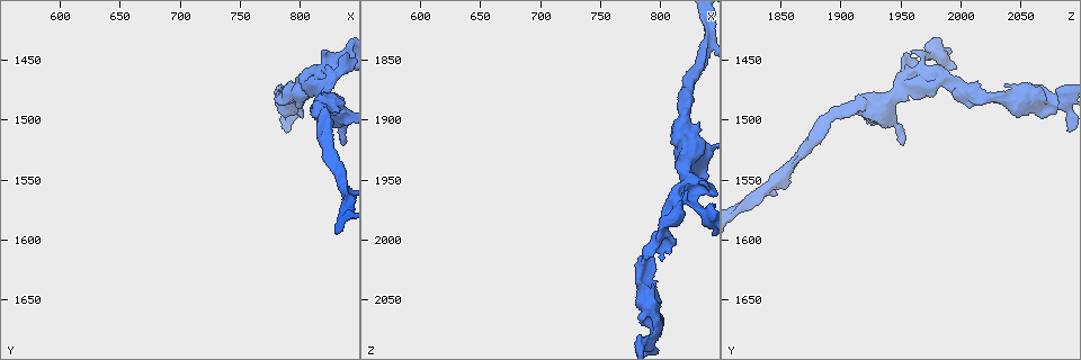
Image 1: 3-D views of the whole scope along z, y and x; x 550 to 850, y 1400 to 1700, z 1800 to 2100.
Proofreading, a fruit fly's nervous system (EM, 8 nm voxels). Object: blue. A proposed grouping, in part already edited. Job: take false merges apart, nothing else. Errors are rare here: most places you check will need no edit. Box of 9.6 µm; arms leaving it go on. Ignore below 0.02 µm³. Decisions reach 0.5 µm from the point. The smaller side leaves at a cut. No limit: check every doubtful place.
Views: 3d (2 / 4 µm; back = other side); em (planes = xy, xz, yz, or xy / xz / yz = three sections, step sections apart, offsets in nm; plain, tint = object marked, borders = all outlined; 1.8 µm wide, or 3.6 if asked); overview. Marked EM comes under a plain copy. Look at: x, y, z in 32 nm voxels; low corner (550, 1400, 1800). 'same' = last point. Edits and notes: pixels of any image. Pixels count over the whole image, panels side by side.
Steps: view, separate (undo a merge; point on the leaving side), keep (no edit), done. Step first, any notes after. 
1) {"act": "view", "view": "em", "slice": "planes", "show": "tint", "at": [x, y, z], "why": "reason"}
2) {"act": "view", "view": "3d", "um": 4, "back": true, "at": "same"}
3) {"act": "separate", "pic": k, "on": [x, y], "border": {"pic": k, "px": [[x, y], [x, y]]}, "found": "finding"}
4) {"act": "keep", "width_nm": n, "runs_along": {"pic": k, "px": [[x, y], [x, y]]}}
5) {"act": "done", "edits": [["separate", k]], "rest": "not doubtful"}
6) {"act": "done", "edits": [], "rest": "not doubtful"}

{"act": "view", "view": "em", "slice": "planes", "show": "tint", "at": [818, 1476, 1948], "why": "branch point"}

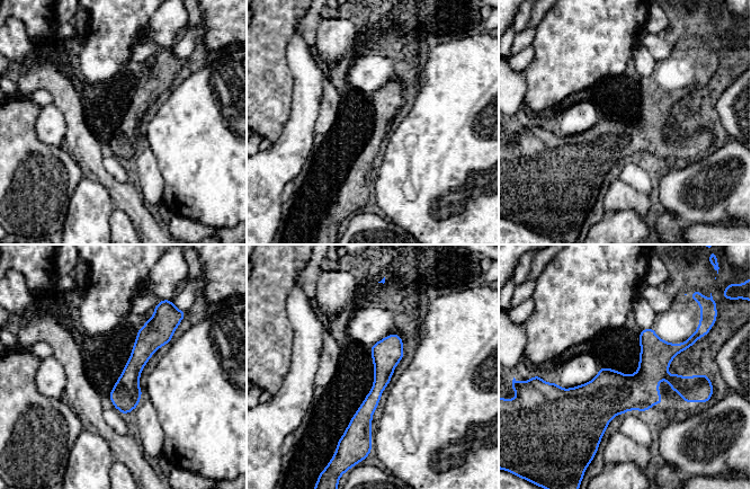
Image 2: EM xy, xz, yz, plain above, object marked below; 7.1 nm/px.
{"act": "keep", "runs_along": {"pic": 2, "px": [[687, 345], [628, 392], [562, 394]]}, "found": "one neuron here"}

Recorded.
{"act": "view", "view": "3d", "um": 4, "at": [836, 1498, 1932], "why": "sudden change in width"}

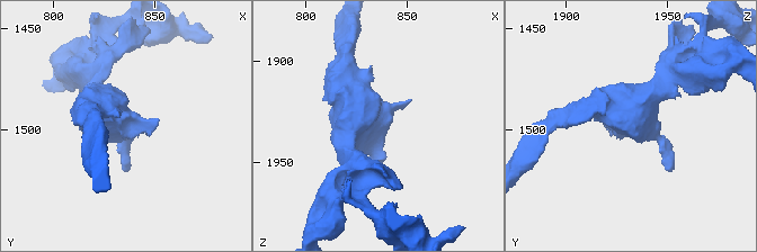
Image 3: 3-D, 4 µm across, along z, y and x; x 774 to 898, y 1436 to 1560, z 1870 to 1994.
{"act": "view", "view": "em", "um": 3.6, "slice": "xz", "step": 8, "show": "tint", "at": [834, 1497, 1929]}

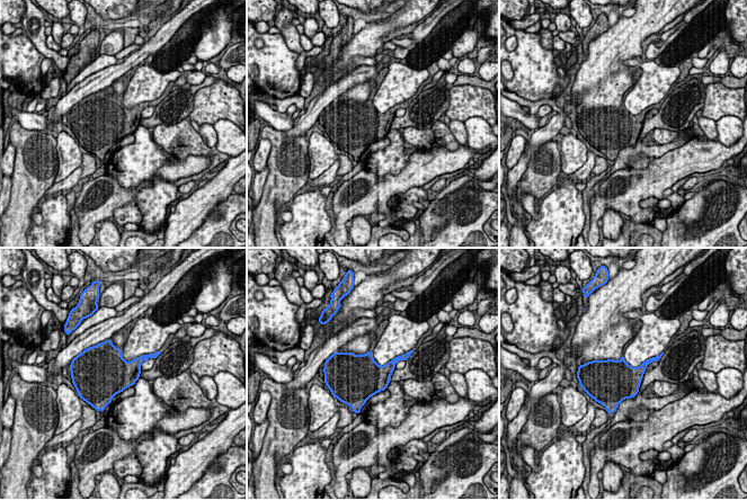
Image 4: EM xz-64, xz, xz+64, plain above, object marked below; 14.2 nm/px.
{"act": "view", "view": "em", "um": 3.6, "slice": "planes", "show": "tint", "at": "same"}

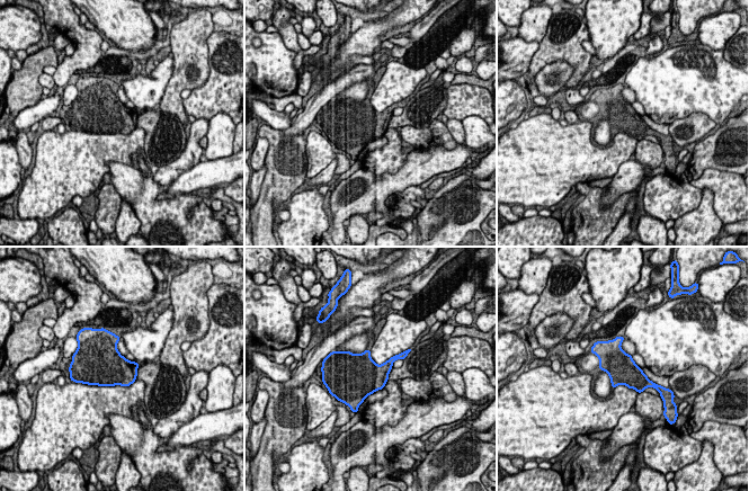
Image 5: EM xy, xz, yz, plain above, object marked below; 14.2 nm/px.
{"act": "keep", "found": "all the same neuron"}

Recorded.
{"act": "view", "view": "3d", "um": 4, "at": [836, 1446, 1978], "why": "narrows sharply"}

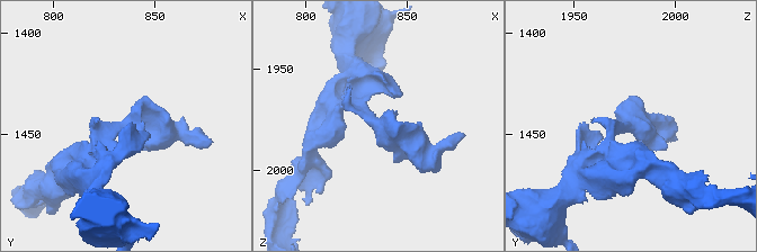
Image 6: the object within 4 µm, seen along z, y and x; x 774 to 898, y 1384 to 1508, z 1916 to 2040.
{"act": "view", "view": "em", "slice": "planes", "show": "tint", "at": [835, 1445, 1978], "why": "shape alone is not enough"}

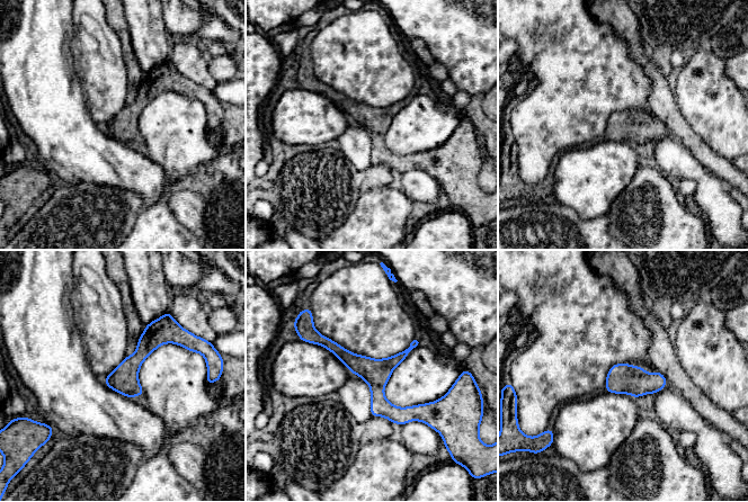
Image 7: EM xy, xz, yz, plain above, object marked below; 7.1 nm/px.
{"act": "keep", "runs_along": {"pic": 7, "px": [[317, 338], [358, 365], [393, 413], [429, 411]]}, "found": "one neuron here"}

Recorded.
{"act": "view", "view": "3d", "um": 4, "at": [792, 1488, 2086], "why": "thick turns thin"}

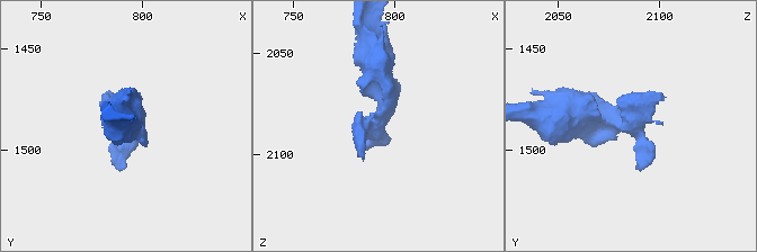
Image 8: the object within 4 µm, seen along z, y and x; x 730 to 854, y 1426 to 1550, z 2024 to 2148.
{"act": "view", "view": "em", "slice": "yz", "step": 8, "show": "tint", "at": [790, 1487, 2087]}

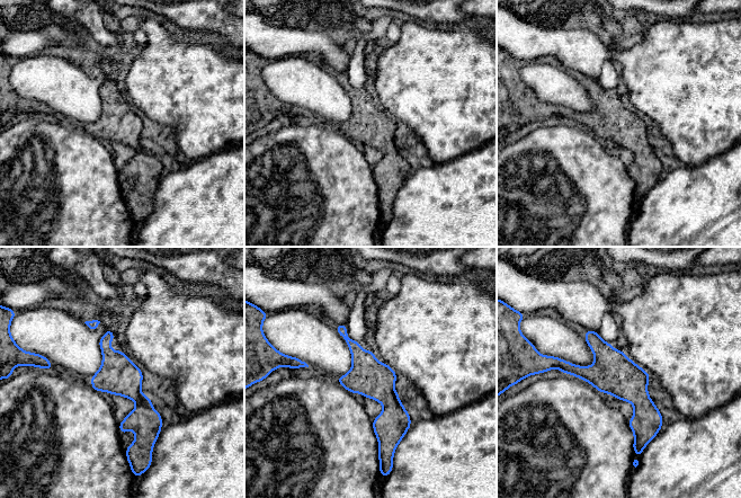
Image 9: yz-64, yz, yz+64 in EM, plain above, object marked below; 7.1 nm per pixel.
{"act": "view", "view": "em", "slice": "planes", "show": "tint", "at": "same", "why": "cut it another way"}

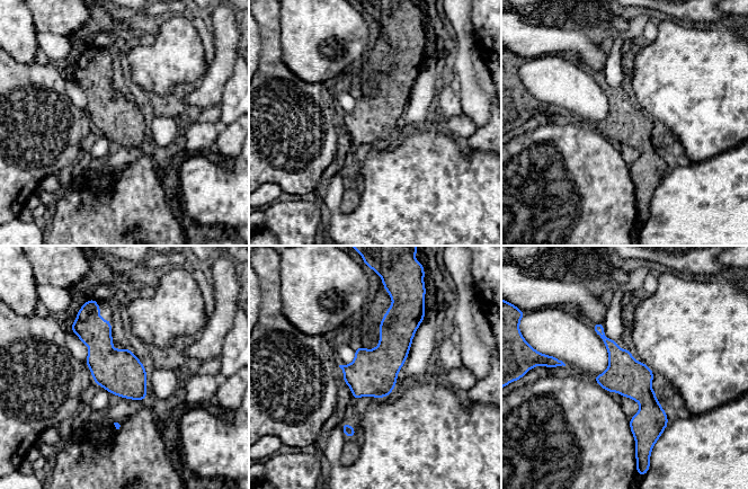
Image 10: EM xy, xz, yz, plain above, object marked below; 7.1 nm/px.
{"act": "keep", "found": "one neuron here"}

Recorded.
{"act": "done", "edits": [], "rest": "not doubtful"}

